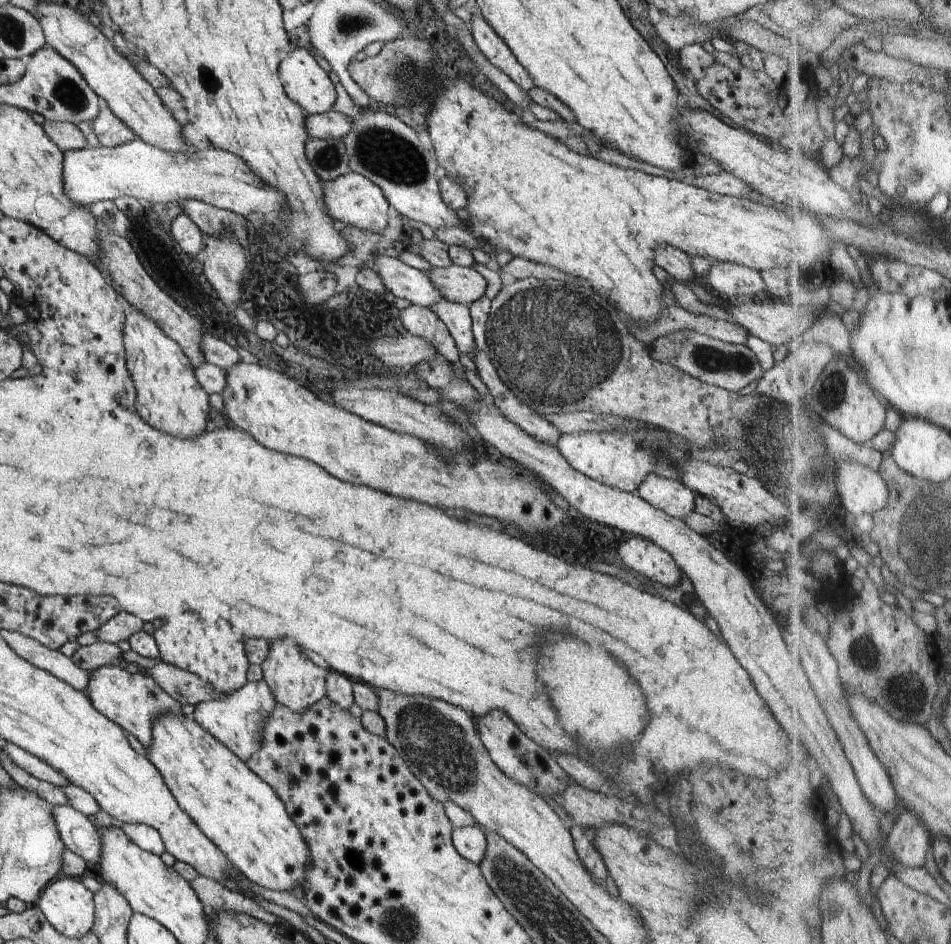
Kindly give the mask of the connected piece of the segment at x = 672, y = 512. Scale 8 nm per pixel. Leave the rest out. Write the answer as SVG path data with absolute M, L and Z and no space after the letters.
M648 473L636 492L654 508L677 519L683 520L695 508L696 495L686 485L656 473Z

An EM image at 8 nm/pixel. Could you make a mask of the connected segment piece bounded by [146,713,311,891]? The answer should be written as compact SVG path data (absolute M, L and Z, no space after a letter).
M164 713L157 716L152 723L152 738L147 750L147 759L156 766L162 775L166 786L170 789L176 802L182 810L185 810L189 817L196 823L196 826L228 857L228 860L235 866L236 870L244 875L251 883L273 891L289 891L300 881L304 880L305 870L311 865L309 860L308 845L304 842L299 828L294 824L290 815L286 812L284 803L277 797L274 789L264 782L255 772L246 766L229 748L226 748L219 740L216 740L209 732L206 732L196 719L188 718L183 713Z

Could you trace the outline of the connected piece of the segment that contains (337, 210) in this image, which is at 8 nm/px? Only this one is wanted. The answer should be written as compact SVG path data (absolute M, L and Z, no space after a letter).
M350 172L323 185L323 201L328 216L339 225L354 225L359 229L381 233L390 220L392 206L379 186L361 174Z

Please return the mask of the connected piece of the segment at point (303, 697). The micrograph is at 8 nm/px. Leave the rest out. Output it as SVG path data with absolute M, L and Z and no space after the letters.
M278 638L270 644L261 669L263 680L268 683L277 703L291 708L294 712L302 712L327 694L325 678L328 669L314 664L305 655L301 646L296 642L288 642L288 638Z

